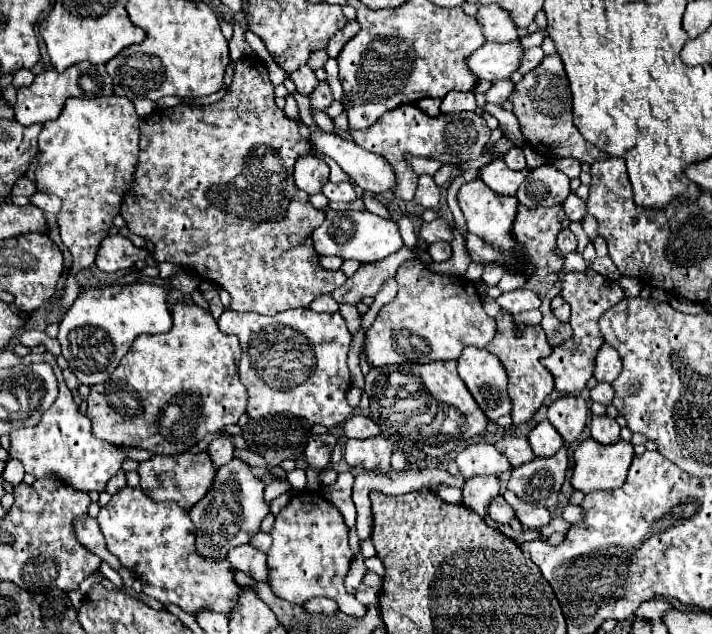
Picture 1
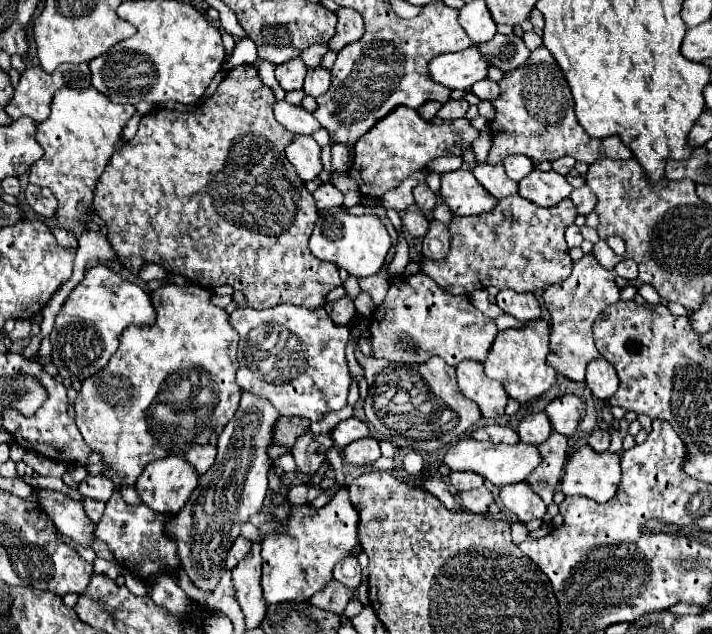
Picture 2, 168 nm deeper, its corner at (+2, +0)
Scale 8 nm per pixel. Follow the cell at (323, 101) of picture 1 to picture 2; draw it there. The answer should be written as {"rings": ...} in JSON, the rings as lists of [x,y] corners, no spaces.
{"rings":[[[317,66],[317,68],[309,68],[307,76],[305,76],[305,94],[317,98],[321,94],[325,94],[325,90],[329,90],[329,82],[331,82],[331,74],[325,66]]]}

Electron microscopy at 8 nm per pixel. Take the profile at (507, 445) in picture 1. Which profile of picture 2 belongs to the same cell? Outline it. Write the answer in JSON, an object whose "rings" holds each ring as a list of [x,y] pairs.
{"rings":[[[487,424],[487,426],[475,428],[471,432],[471,438],[475,438],[475,440],[489,440],[493,444],[499,444],[499,442],[505,442],[505,444],[519,442],[519,436],[509,426],[501,426],[501,424]]]}

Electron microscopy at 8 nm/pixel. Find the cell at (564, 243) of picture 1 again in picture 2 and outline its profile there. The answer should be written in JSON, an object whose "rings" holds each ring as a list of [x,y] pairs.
{"rings":[[[571,224],[571,226],[567,228],[567,232],[565,232],[565,238],[567,238],[567,244],[569,244],[569,248],[581,246],[581,242],[583,242],[583,236],[581,236],[581,232],[579,232],[579,228],[577,228],[575,224]]]}

